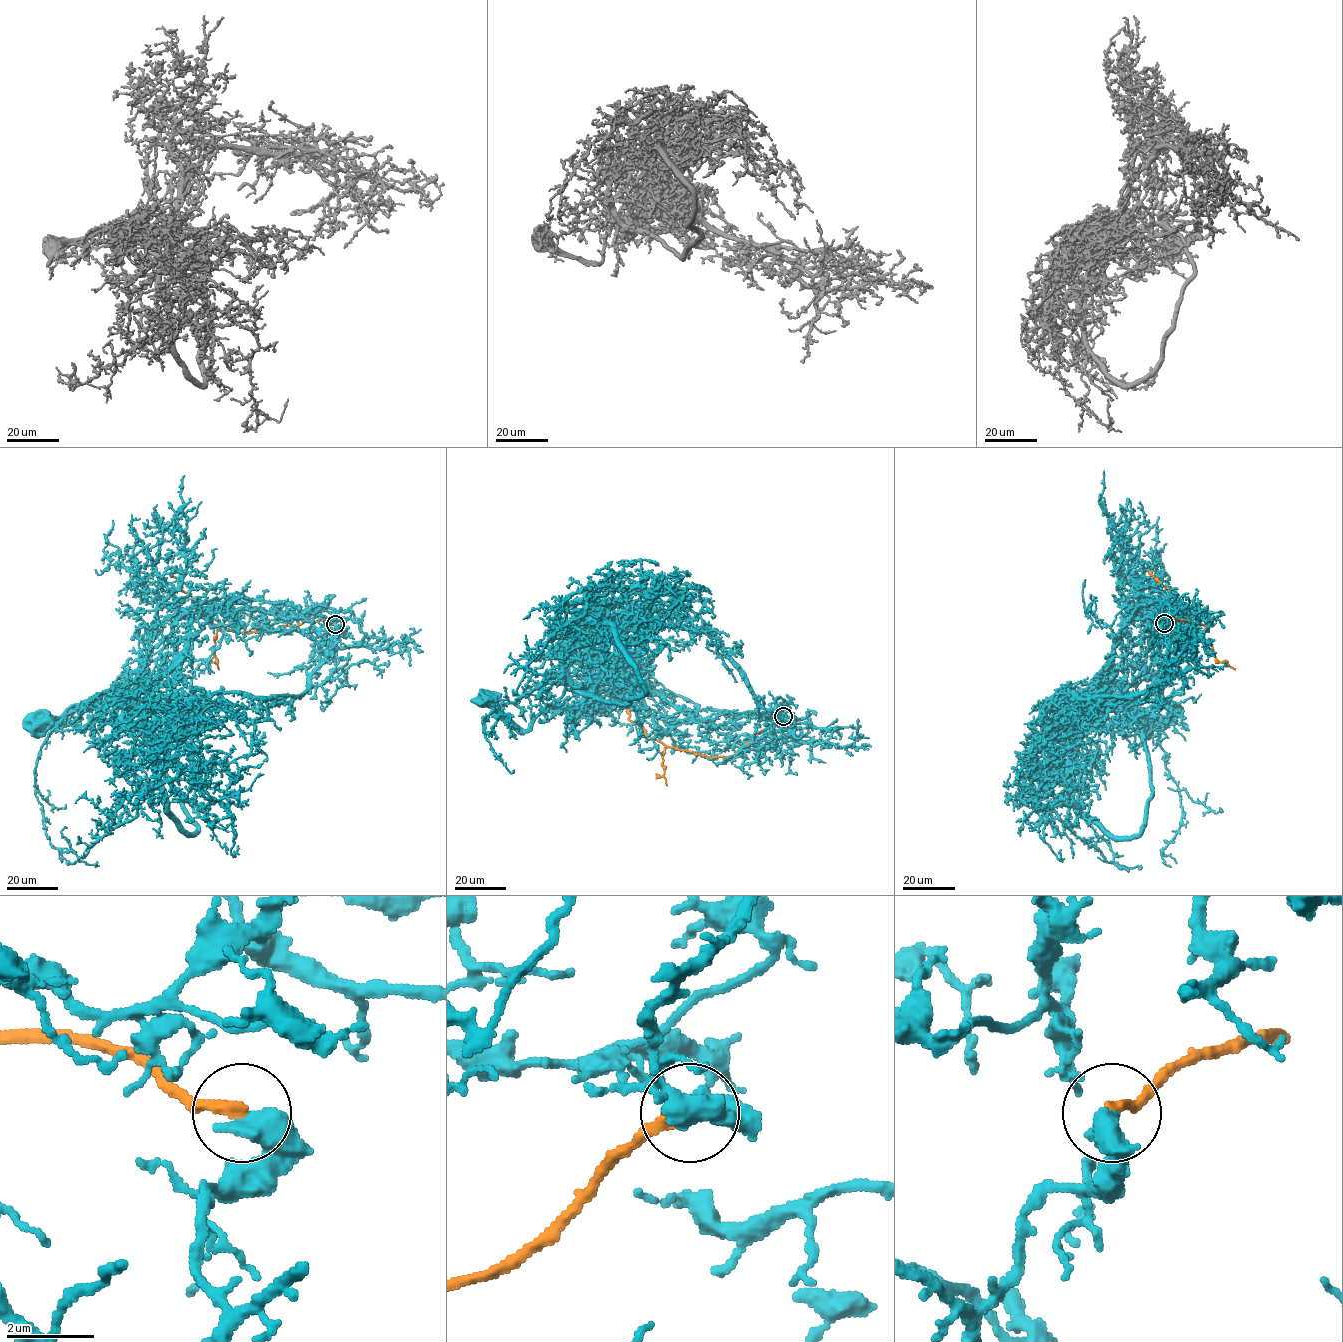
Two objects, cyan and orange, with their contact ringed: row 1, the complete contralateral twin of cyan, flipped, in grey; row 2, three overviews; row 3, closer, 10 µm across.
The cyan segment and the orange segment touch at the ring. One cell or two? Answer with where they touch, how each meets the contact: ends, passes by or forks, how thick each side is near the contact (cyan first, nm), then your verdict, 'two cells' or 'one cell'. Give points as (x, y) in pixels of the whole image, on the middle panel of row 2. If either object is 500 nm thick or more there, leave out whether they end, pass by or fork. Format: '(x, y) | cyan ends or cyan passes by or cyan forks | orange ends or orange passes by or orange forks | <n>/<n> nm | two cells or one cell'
(783, 716) | 600/280 nm | two cells

